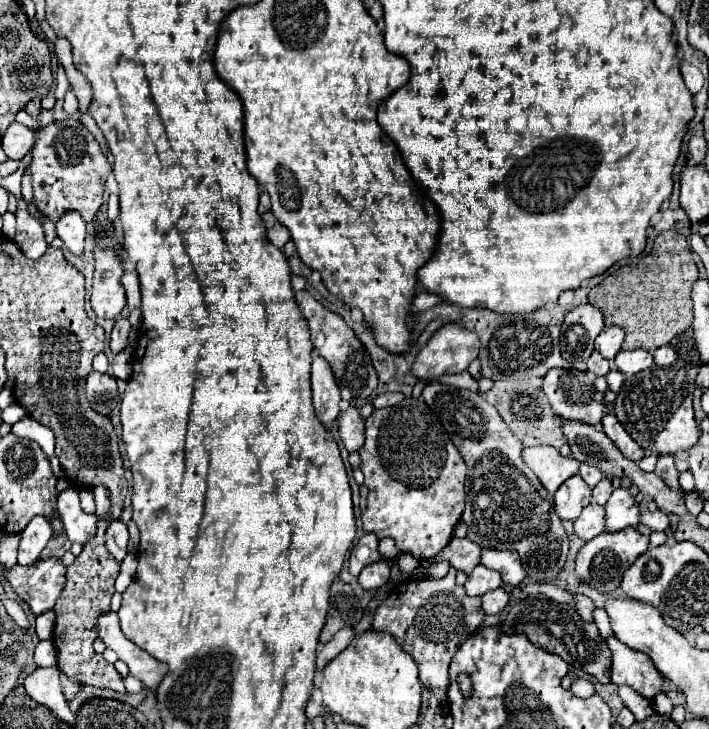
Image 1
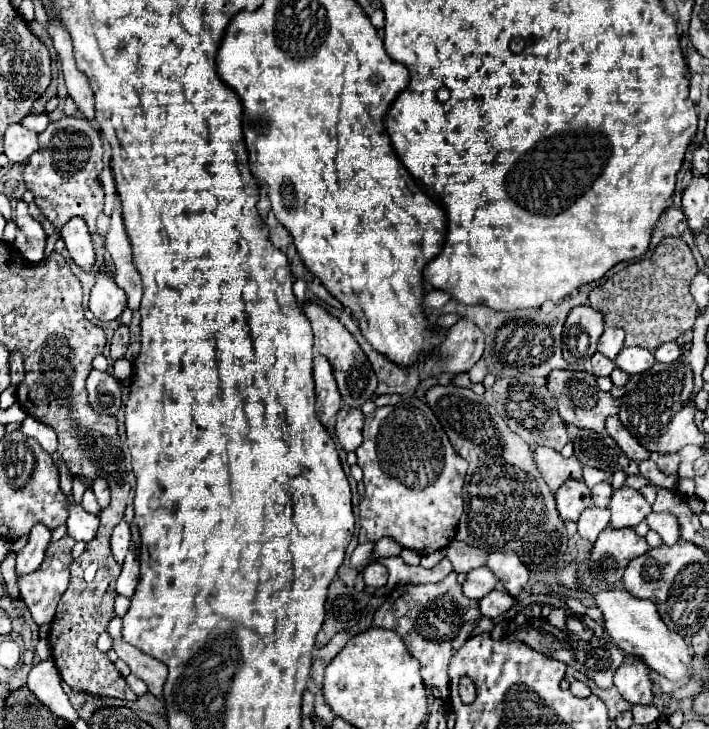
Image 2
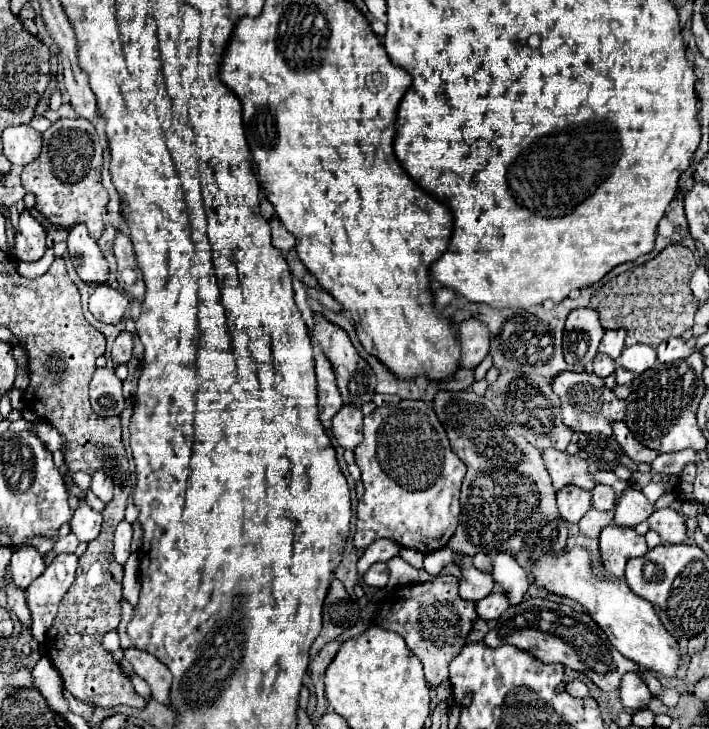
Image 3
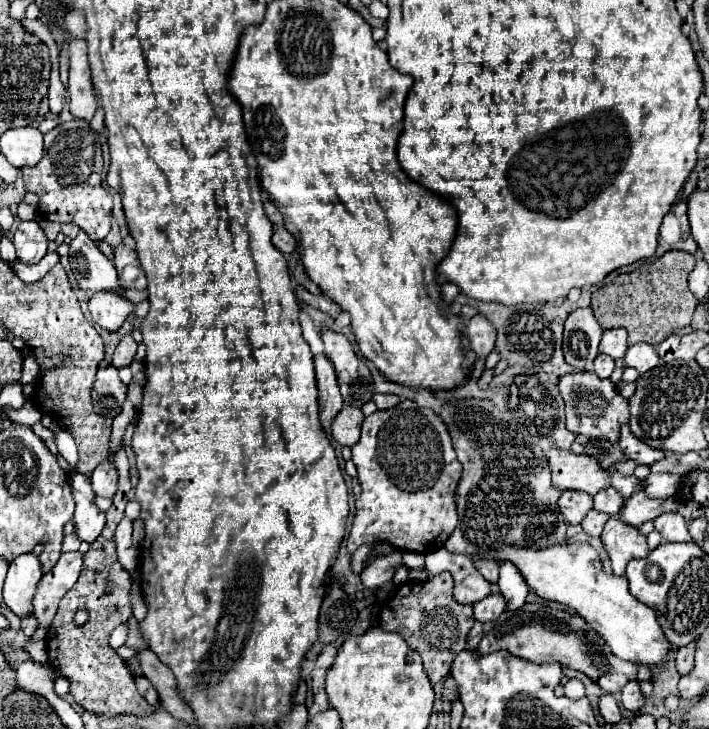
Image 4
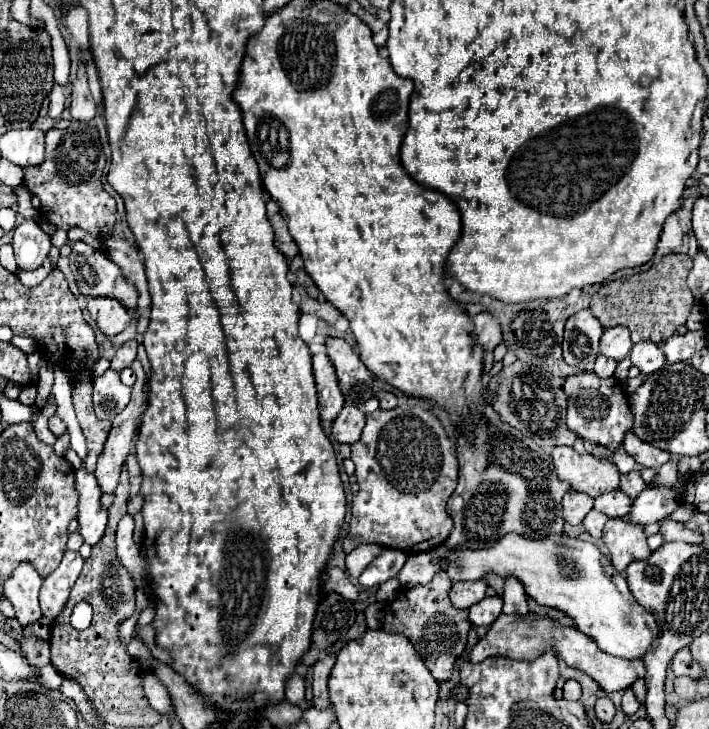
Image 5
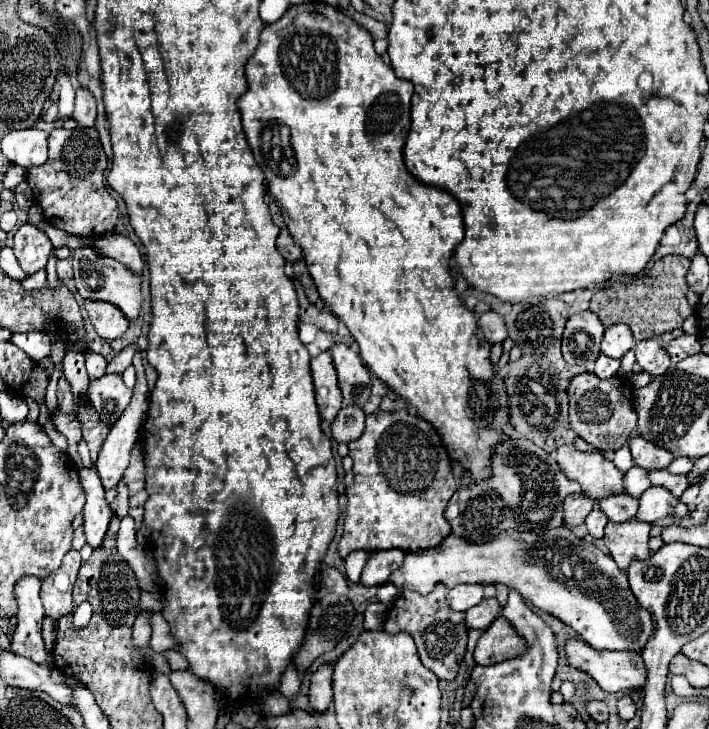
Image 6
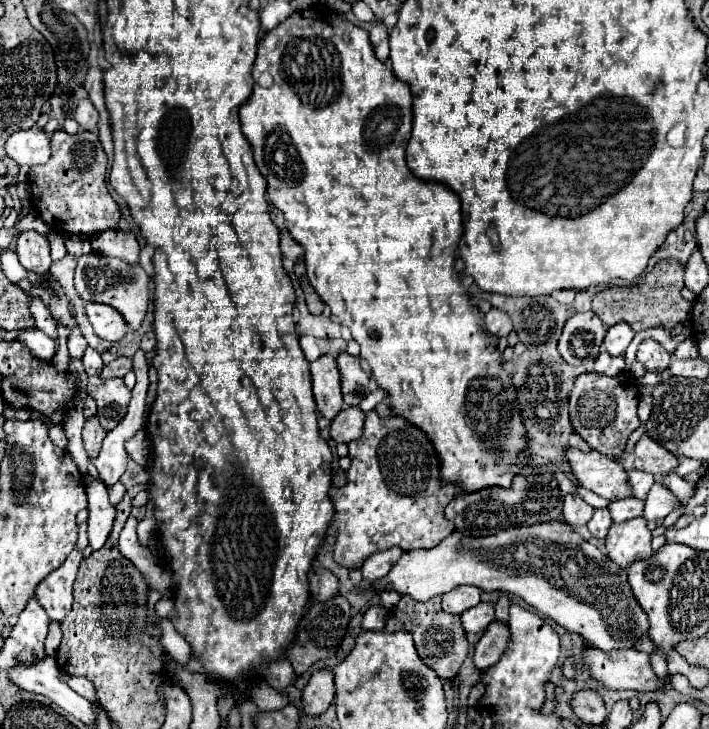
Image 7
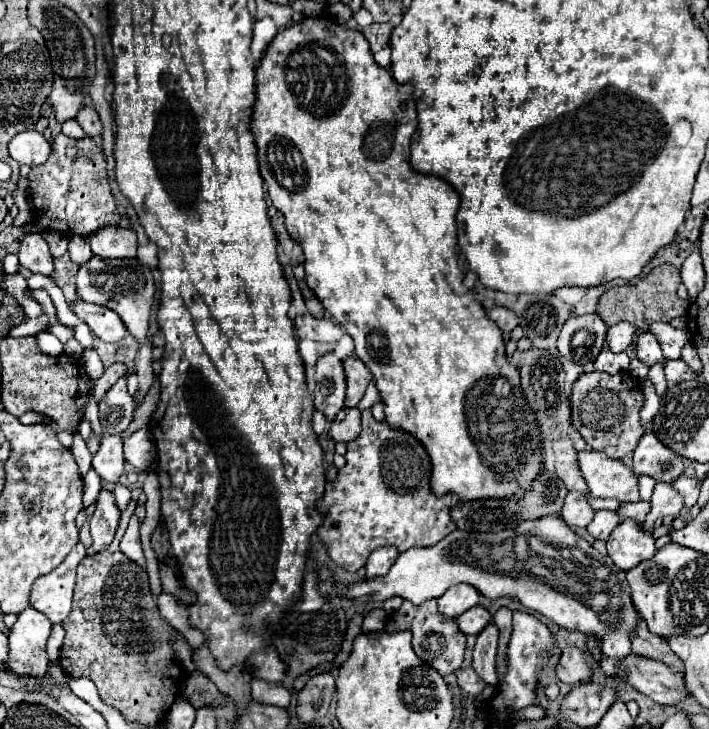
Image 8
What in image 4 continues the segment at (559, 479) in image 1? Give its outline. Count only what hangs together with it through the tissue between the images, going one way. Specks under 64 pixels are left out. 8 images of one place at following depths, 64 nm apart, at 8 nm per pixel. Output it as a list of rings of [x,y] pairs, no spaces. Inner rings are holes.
[[[552,448],[548,452],[548,464],[552,470],[552,482],[564,490],[580,490],[590,496],[610,488],[608,470],[600,468],[592,456],[574,454],[572,450]]]

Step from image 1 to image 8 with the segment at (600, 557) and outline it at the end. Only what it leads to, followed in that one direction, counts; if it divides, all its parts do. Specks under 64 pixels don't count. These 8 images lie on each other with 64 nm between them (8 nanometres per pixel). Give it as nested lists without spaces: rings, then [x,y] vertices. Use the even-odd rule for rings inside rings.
[[[624,520],[616,526],[608,540],[608,556],[622,568],[632,570],[656,554],[652,534],[642,532],[634,520]]]

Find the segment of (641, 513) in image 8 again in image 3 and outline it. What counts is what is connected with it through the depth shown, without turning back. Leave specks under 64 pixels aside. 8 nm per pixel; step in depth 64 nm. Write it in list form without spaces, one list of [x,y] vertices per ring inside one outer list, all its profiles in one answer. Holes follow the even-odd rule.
[[[598,484],[592,490],[592,506],[596,510],[612,510],[616,506],[616,494],[614,494],[614,490],[610,486]]]

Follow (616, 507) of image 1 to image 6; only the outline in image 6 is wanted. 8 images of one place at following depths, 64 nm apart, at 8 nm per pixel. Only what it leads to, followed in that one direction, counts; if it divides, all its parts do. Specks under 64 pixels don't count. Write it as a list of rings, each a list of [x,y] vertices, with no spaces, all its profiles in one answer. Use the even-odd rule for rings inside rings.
[[[652,486],[642,494],[636,518],[648,524],[654,524],[656,520],[670,516],[676,504],[678,504],[678,498],[670,490],[662,486]]]

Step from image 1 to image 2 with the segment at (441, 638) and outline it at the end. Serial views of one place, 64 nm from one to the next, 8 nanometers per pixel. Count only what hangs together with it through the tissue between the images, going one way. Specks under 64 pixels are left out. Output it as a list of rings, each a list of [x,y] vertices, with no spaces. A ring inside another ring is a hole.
[[[456,572],[448,574],[444,580],[436,584],[398,586],[374,614],[374,626],[388,628],[404,640],[406,648],[422,664],[424,684],[428,688],[438,688],[444,700],[448,699],[450,694],[448,676],[450,658],[470,638],[478,620],[480,620],[478,602],[462,594],[462,588],[456,580]]]

